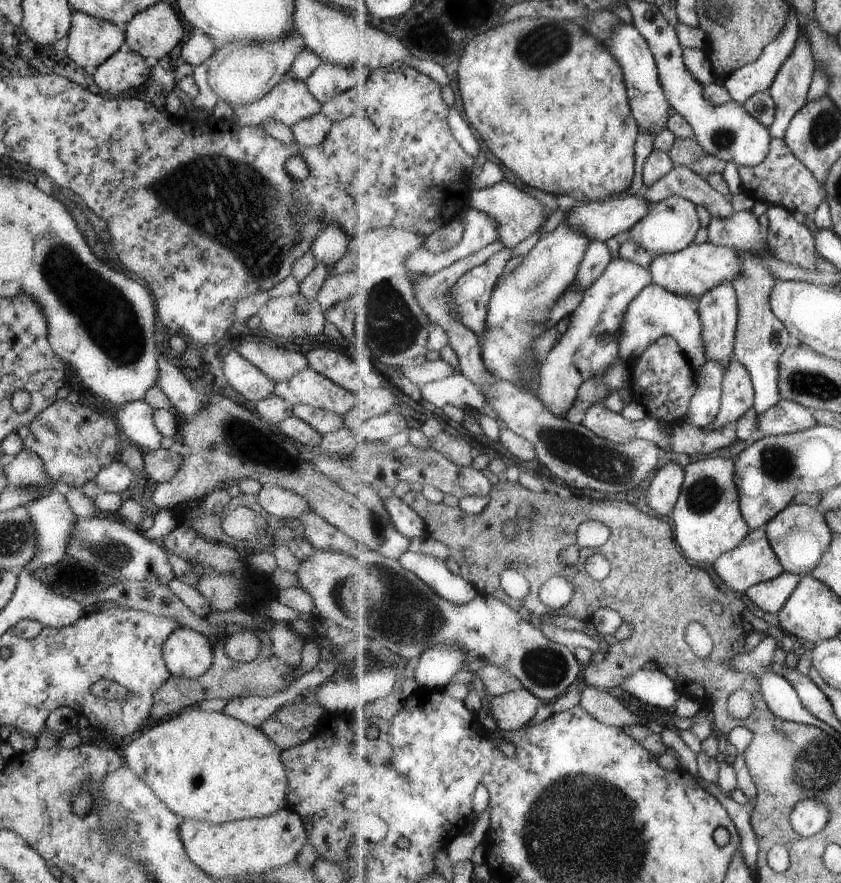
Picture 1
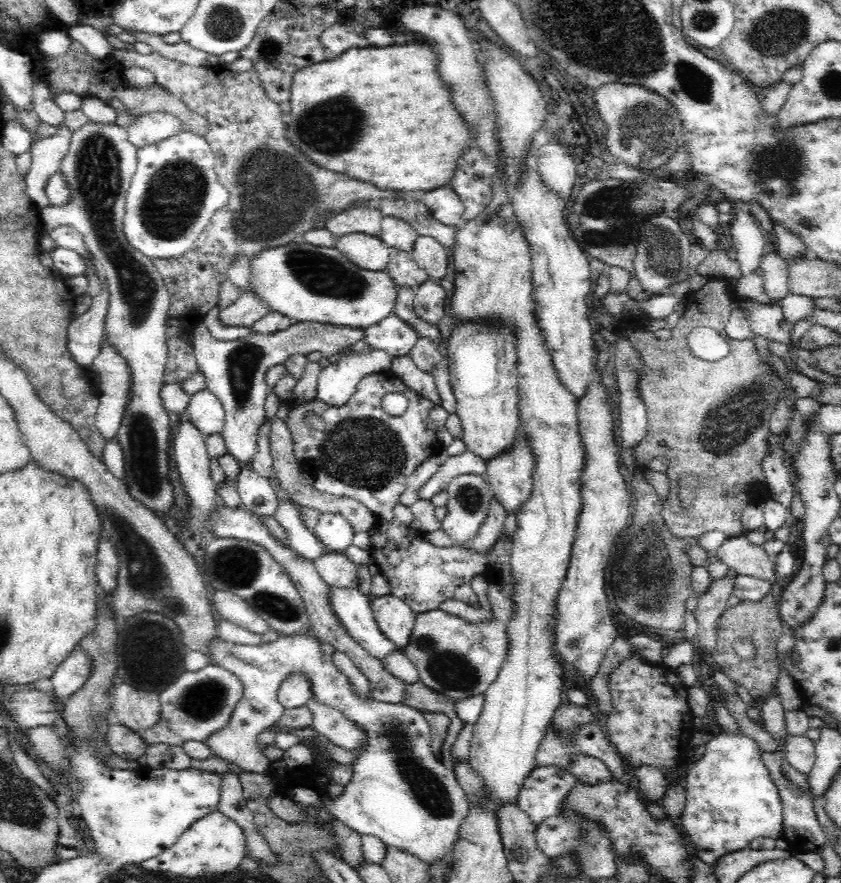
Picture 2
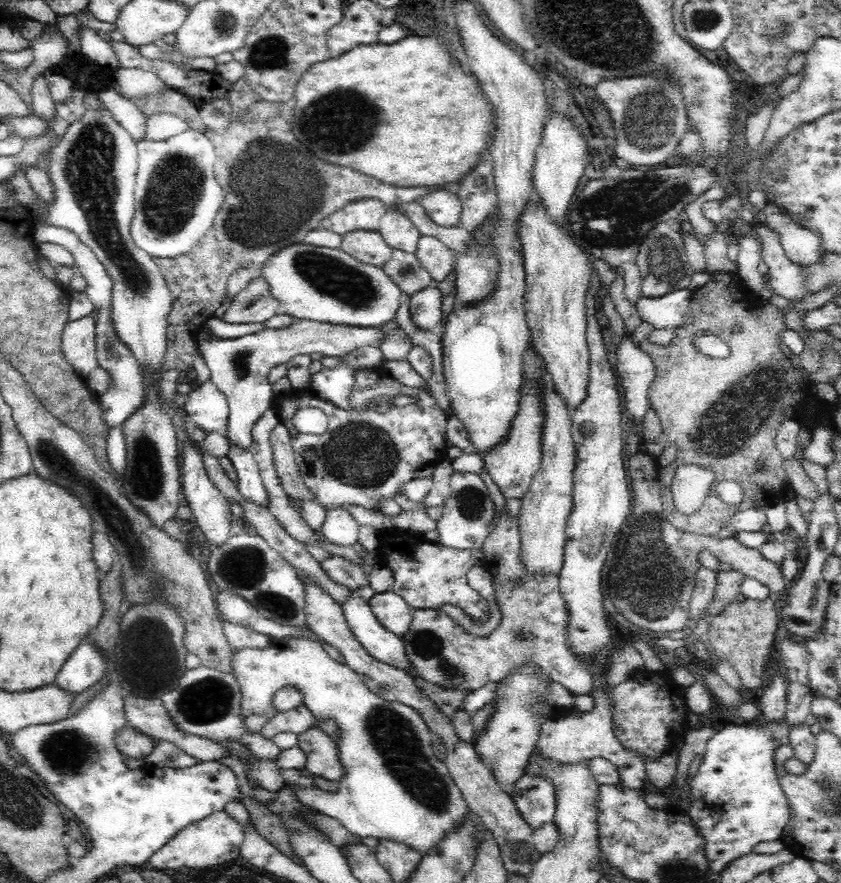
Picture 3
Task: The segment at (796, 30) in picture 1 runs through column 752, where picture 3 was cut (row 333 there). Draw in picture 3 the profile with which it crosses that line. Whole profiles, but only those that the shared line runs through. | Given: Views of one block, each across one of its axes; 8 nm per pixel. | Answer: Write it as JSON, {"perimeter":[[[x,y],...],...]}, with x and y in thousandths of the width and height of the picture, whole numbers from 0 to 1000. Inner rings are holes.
{"perimeter":[[[112,350],[95,362],[82,364],[75,375],[73,394],[80,410],[101,430],[114,411],[114,378],[119,352]]]}

